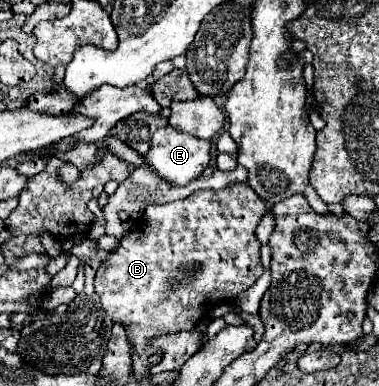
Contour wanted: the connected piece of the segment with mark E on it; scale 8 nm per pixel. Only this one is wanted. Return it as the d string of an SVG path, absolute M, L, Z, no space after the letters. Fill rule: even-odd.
M168 124L168 126L154 132L150 152L144 158L146 158L148 166L152 166L170 184L182 186L182 184L188 184L190 180L198 178L206 170L206 166L210 162L210 142L194 138L190 134L184 134L184 132L180 132Z

